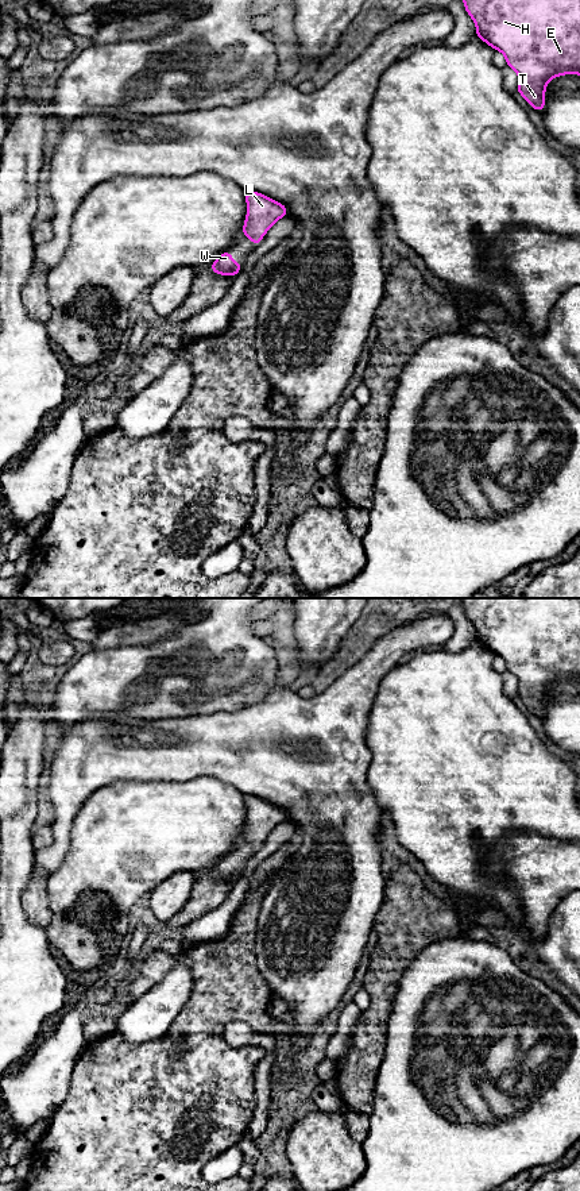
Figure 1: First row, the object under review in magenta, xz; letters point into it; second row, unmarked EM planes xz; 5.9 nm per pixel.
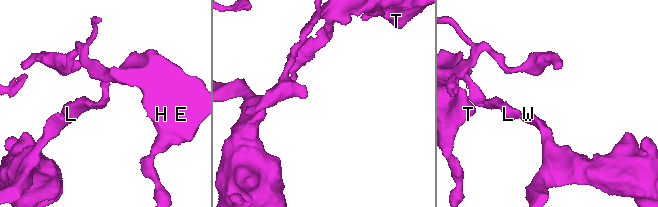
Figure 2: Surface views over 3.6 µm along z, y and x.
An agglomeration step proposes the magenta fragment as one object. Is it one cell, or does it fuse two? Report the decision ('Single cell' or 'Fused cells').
Single cell

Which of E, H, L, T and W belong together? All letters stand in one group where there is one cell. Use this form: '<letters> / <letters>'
E H L T W

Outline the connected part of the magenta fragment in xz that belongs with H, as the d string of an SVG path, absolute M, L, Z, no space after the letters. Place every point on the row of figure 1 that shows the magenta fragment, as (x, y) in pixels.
M463 0L467 14L476 23L476 36L484 41L487 45L499 50L506 57L506 65L514 69L519 81L517 90L521 96L537 111L542 112L545 107L545 88L548 82L561 74L577 73L580 76L580 0Z

